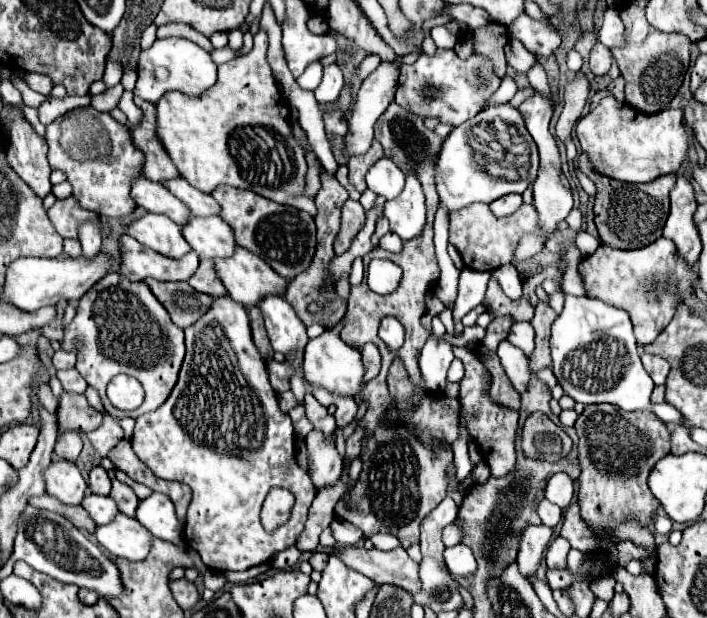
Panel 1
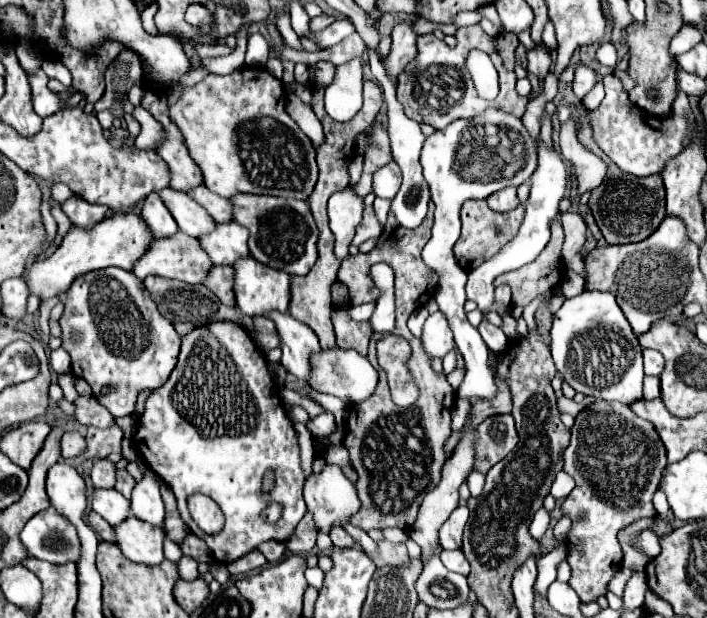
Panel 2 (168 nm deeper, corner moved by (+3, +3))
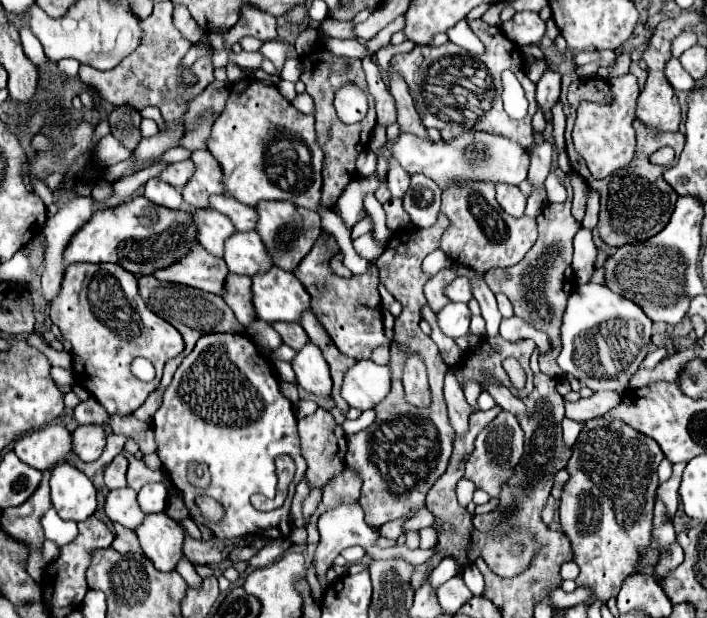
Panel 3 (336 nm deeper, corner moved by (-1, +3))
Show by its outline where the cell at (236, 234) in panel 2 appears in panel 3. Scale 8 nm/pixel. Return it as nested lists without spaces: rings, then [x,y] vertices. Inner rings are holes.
[[[255,230],[249,232],[235,232],[225,240],[225,254],[223,254],[229,272],[233,274],[247,274],[255,276],[271,268],[271,258],[267,256],[263,242]]]

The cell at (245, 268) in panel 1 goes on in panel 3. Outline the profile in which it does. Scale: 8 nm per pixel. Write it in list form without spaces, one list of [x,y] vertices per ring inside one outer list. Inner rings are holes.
[[[277,266],[253,276],[253,308],[265,322],[297,322],[301,312],[309,308],[311,296],[293,272]]]

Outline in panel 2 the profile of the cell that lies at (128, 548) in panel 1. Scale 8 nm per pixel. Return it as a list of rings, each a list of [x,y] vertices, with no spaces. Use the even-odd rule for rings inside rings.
[[[129,516],[125,522],[115,526],[115,534],[117,534],[117,546],[129,560],[147,566],[157,566],[165,560],[163,528],[155,528],[135,516]]]

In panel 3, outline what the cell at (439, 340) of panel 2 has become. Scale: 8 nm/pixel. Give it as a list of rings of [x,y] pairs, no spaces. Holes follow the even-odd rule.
[[[447,304],[443,310],[437,312],[437,324],[441,332],[449,338],[459,338],[469,334],[469,320],[471,312],[467,304]]]

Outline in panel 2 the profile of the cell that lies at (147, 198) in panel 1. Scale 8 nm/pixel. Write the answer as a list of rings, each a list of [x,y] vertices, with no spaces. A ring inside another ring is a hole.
[[[163,188],[163,190],[159,190],[159,196],[163,198],[165,206],[173,214],[179,230],[185,232],[187,236],[199,238],[199,236],[205,236],[207,232],[211,232],[211,228],[215,228],[217,222],[189,194],[177,192],[171,188]]]

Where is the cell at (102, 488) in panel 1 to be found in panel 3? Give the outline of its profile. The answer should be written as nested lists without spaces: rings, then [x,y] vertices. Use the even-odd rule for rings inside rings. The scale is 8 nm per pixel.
[[[119,454],[107,468],[105,468],[105,486],[107,488],[123,488],[127,486],[125,482],[125,472],[127,472],[127,458]]]

